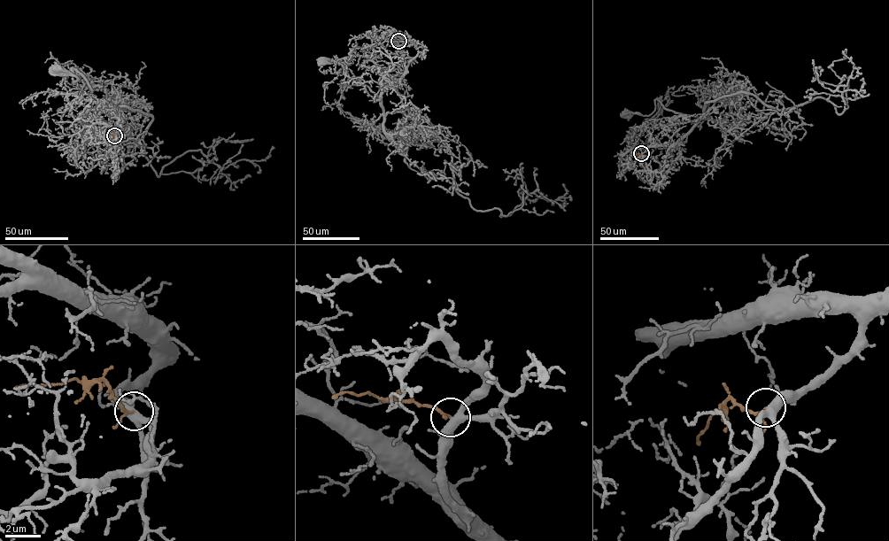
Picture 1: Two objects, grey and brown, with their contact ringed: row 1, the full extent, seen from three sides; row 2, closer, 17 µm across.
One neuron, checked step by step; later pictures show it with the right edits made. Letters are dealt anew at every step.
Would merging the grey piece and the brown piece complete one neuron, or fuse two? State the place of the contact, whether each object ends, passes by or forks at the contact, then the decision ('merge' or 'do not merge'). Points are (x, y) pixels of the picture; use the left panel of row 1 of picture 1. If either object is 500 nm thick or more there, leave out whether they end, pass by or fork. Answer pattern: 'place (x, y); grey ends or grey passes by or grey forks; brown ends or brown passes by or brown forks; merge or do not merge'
place (114, 135); grey forks; brown passes by; merge

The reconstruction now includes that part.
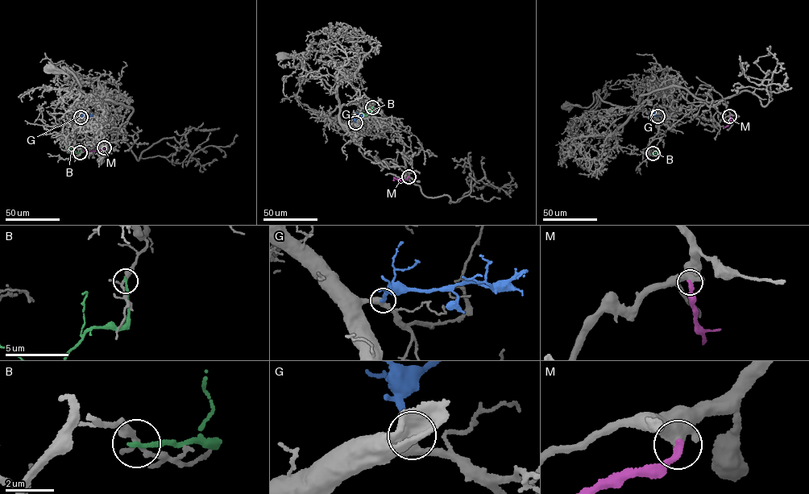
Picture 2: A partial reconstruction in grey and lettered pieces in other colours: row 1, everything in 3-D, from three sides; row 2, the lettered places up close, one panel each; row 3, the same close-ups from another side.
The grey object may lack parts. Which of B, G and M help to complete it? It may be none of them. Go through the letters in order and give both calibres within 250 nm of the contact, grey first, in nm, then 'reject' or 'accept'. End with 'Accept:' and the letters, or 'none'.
B: 190 nm thick on the grey side, 200 nm on the other; reject
G: 400 nm thick on the grey side, 280 nm on the other; accept
M: 650 nm thick on the grey side, 300 nm on the other; reject
Accept: G

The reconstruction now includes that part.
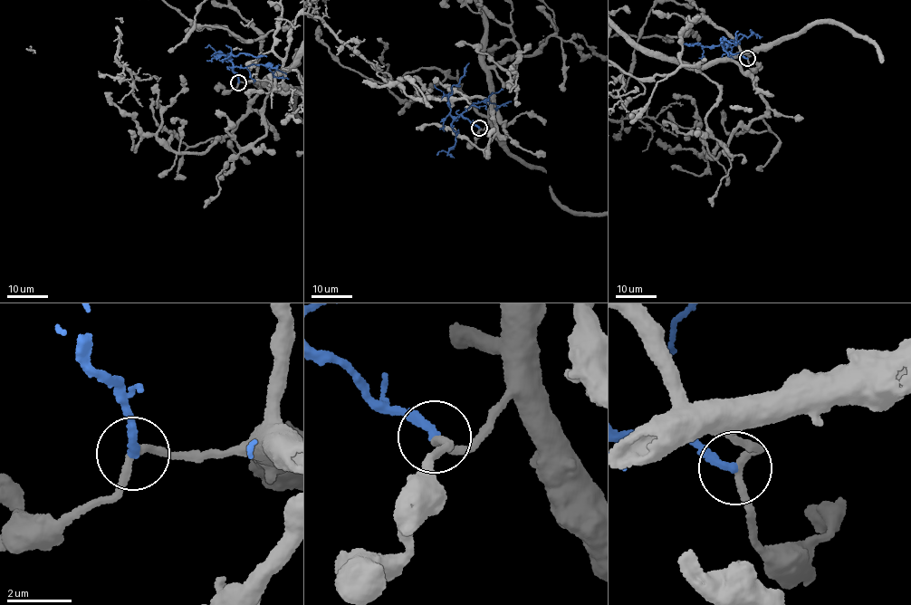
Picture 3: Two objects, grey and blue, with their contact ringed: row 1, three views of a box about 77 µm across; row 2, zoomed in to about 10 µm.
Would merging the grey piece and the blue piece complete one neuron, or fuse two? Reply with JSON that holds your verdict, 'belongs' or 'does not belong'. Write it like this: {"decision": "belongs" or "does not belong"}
{"decision": "does not belong"}

